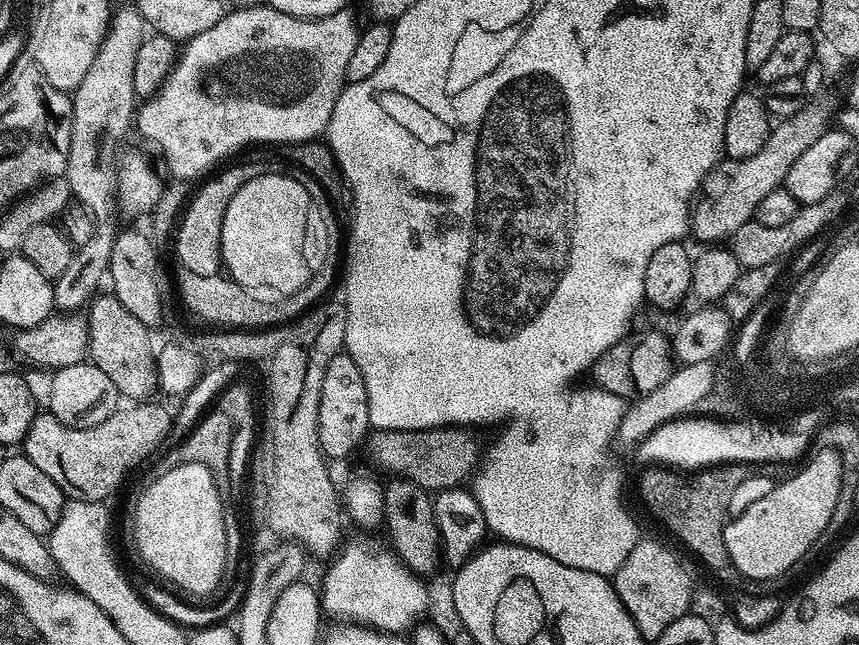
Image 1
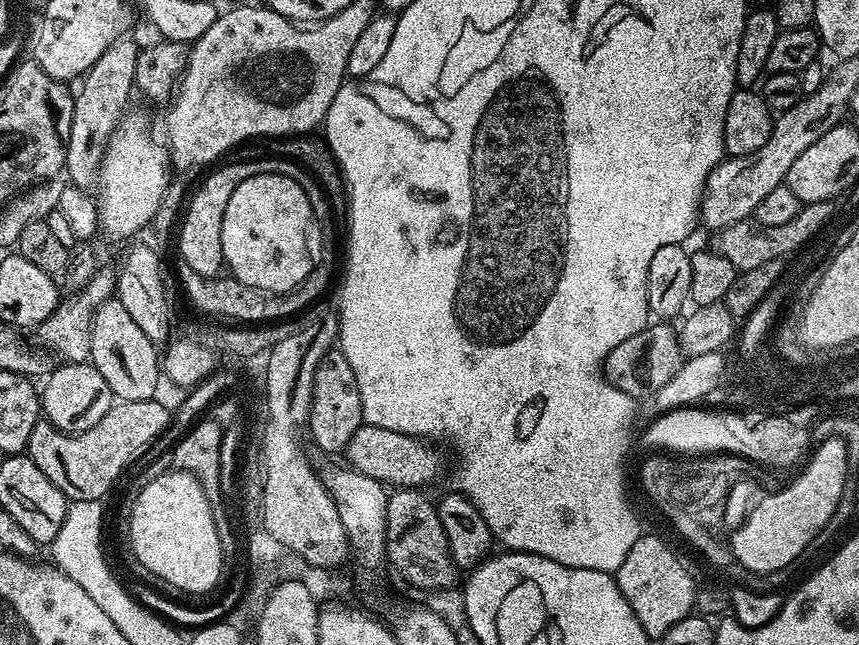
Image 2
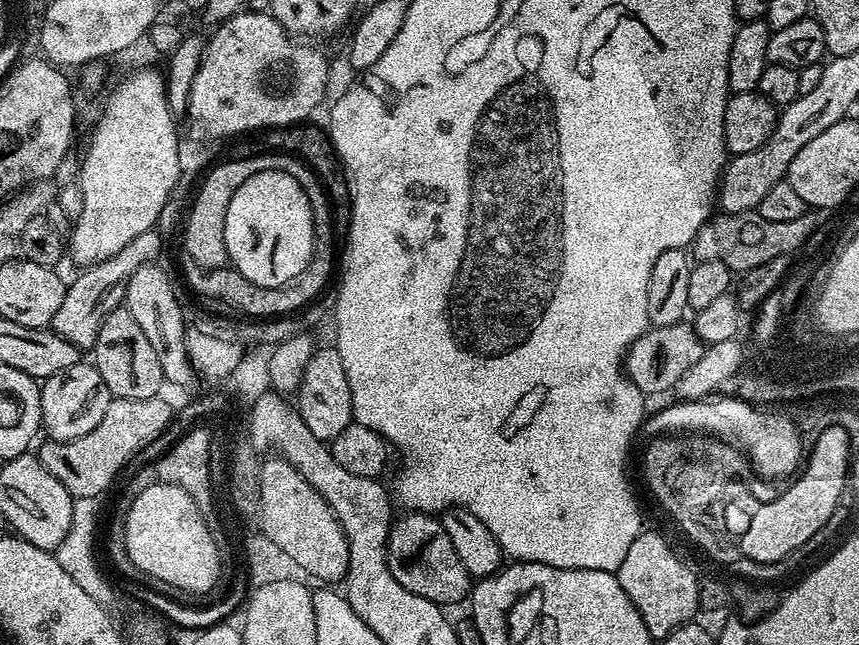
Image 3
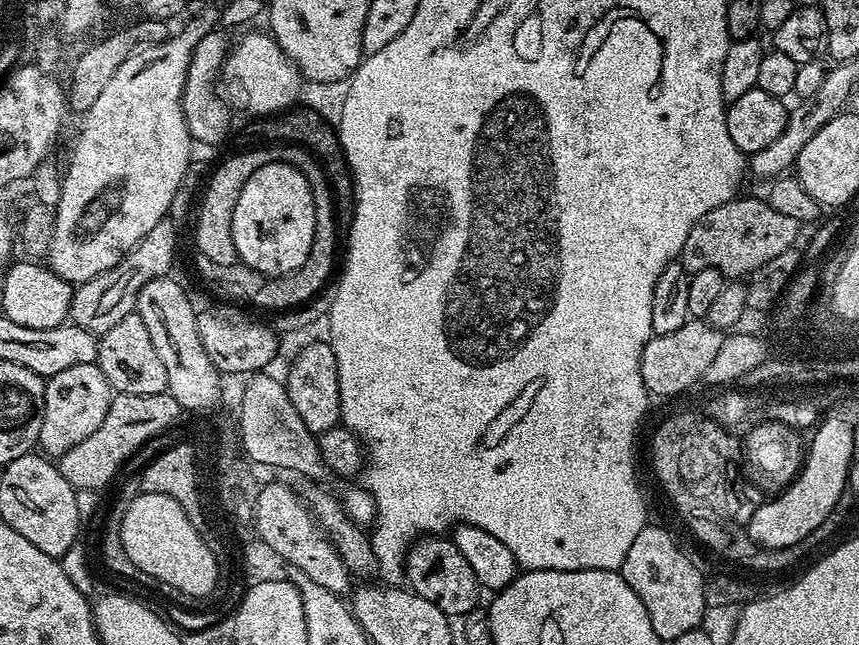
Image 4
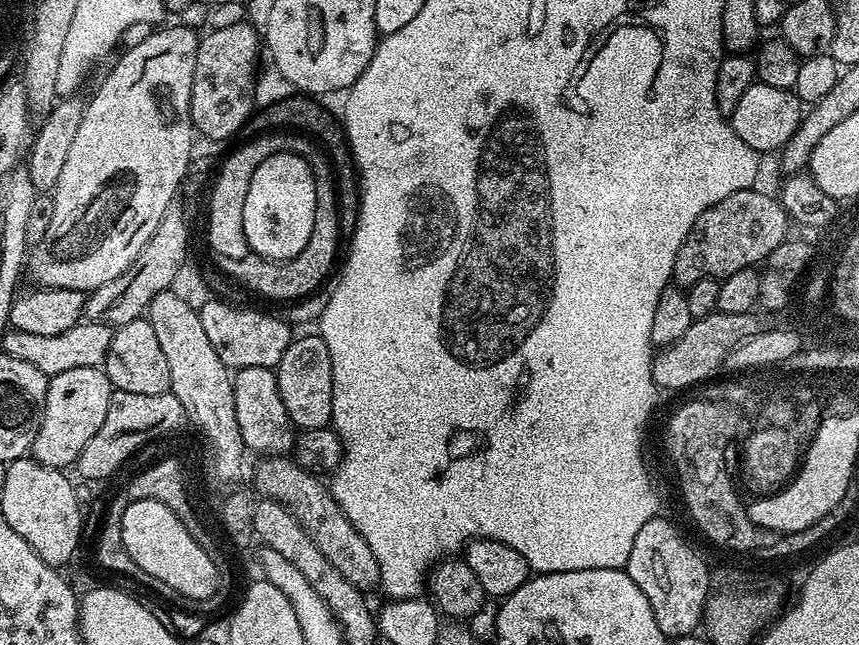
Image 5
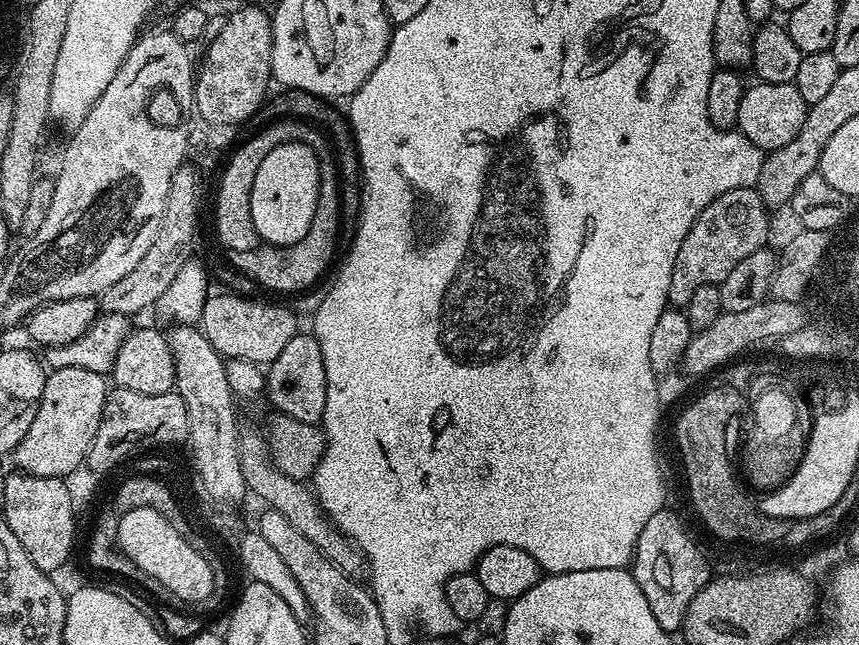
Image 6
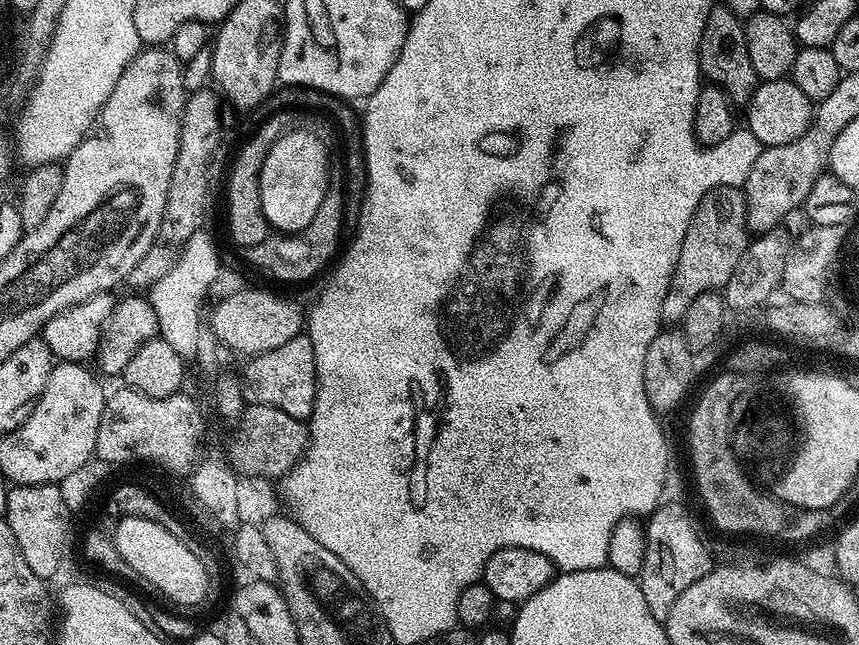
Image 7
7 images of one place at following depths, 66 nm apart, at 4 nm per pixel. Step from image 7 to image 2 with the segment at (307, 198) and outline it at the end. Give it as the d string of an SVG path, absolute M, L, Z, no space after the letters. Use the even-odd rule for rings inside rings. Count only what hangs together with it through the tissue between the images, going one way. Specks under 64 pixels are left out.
M258 173L246 178L234 190L226 205L226 218L222 218L222 254L227 271L246 286L265 293L267 288L284 288L293 292L310 274L308 260L304 260L304 223L308 221L310 202L304 204L306 194L293 178L276 173Z

